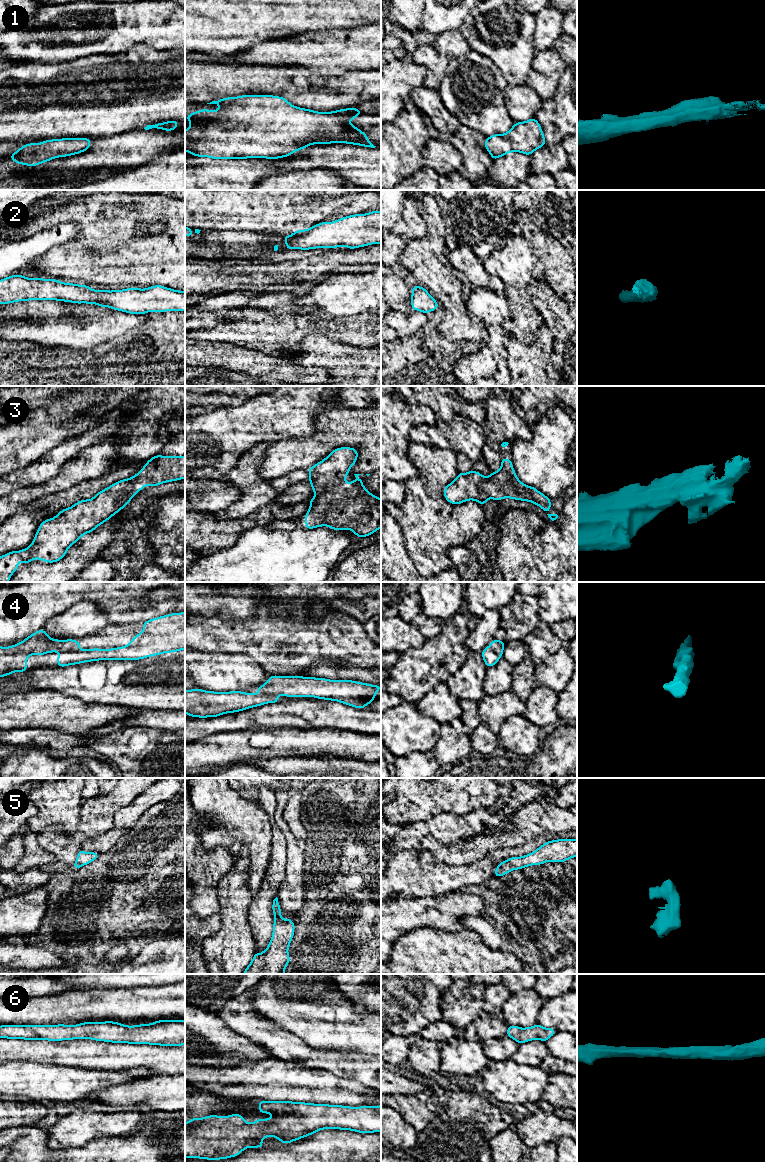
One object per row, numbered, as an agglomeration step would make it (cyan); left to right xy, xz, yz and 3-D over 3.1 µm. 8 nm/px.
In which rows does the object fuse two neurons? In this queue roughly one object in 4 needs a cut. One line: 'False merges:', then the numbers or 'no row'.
False merges: no row

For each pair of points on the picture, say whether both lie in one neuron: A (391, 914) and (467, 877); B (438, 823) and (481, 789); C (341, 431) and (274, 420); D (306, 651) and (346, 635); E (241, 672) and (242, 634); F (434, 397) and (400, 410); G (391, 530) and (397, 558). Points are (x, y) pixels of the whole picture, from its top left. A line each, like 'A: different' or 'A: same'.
A: different
B: different
C: different
D: same
E: different
F: different
G: same

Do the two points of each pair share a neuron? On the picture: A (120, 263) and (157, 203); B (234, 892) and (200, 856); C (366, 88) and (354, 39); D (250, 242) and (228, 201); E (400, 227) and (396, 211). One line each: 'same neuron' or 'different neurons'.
A: same neuron
B: different neurons
C: different neurons
D: different neurons
E: different neurons

